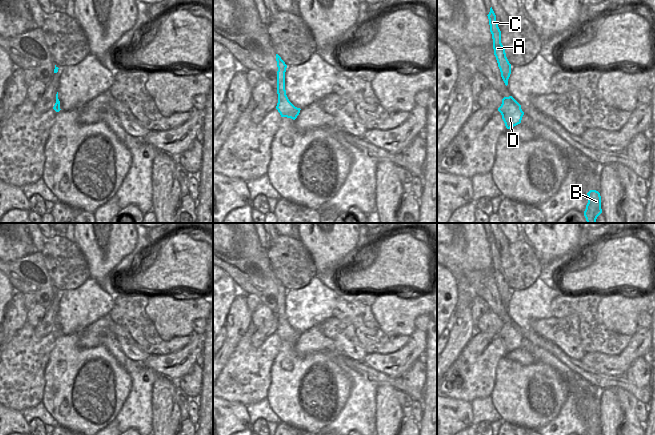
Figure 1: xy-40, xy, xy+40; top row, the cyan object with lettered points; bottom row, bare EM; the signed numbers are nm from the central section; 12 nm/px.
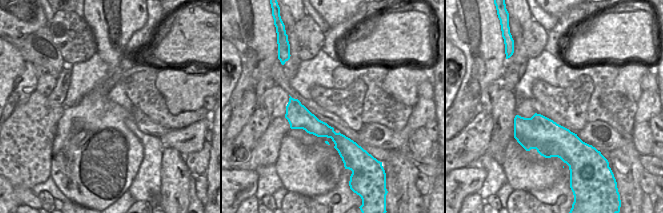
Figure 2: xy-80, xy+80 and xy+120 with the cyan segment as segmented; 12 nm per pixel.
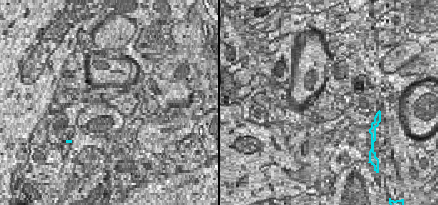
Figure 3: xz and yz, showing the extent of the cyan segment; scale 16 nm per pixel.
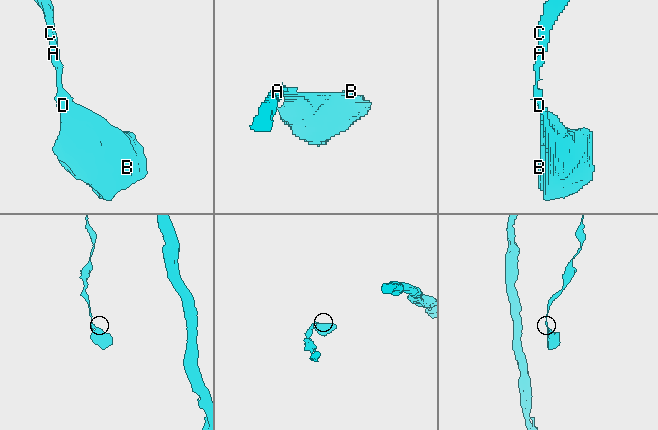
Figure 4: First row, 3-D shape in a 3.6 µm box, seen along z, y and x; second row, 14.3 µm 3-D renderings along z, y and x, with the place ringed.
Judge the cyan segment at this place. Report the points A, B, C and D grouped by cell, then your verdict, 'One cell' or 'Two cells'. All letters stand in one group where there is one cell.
Groups: A B C D. One cell

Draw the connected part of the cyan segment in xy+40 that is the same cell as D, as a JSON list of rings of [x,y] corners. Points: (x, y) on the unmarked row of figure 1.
[[[504,321],[502,328],[498,332],[507,353],[510,353],[521,347],[524,336],[521,329],[512,321]]]

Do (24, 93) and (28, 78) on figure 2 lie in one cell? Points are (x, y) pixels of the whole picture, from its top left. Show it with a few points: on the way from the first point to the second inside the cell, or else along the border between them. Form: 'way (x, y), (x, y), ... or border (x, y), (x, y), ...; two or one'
way (24, 89), (27, 82); one

